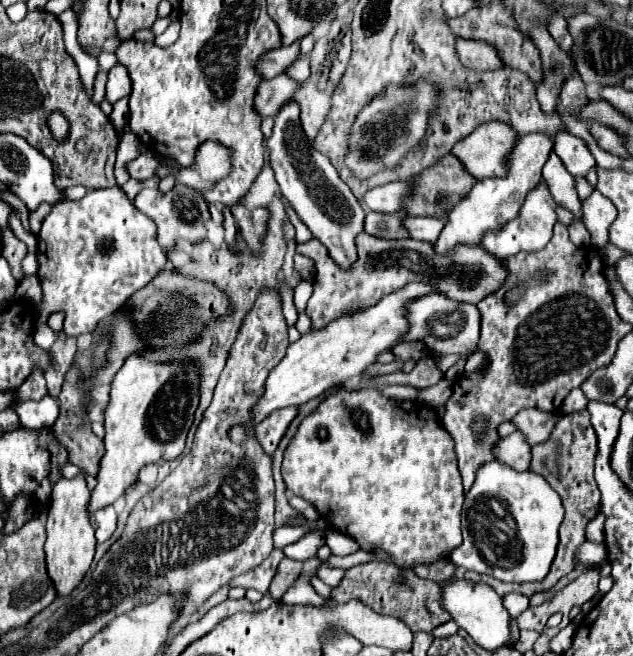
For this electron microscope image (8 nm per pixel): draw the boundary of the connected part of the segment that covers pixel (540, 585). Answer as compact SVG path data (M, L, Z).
M587 410L573 412L573 414L563 414L551 434L551 438L543 444L533 446L533 460L531 460L531 470L545 476L547 482L559 492L563 498L565 506L565 520L559 528L559 548L555 556L555 564L551 566L551 572L539 580L539 582L527 582L527 584L503 584L501 580L495 580L493 576L477 574L477 572L465 572L463 578L471 582L483 582L489 584L499 596L505 596L509 592L521 592L525 596L533 596L535 592L551 589L567 572L571 572L577 564L577 550L585 540L585 526L589 520L593 520L599 510L601 510L601 494L599 486L595 484L595 452L597 452L597 436L595 430L591 428L591 414Z

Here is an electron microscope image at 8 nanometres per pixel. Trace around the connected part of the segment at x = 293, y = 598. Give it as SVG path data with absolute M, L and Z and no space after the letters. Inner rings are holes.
M301 574L281 596L281 602L285 604L317 604L321 606L325 598L321 598L313 586L311 586L311 574Z

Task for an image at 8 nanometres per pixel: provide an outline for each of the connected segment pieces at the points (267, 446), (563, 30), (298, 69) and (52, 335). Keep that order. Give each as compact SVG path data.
M281 408L277 412L273 412L269 418L265 418L263 422L257 424L255 428L255 438L261 444L263 452L267 452L269 456L277 450L279 440L283 438L289 422L297 416L297 408Z
M555 14L549 22L549 32L553 36L553 40L559 44L559 48L563 48L563 52L571 54L571 48L573 48L573 40L571 40L571 34L567 32L567 20L559 14Z
M301 56L299 60L295 60L295 64L291 64L287 68L287 74L297 80L297 82L303 82L307 80L307 76L311 76L311 68L309 68L309 60L305 56Z
M44 323L36 326L33 339L35 345L40 348L49 349L49 347L57 340L58 335L59 332L54 332L47 323Z

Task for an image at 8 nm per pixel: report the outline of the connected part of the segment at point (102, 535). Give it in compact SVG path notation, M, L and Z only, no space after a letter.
M101 508L91 514L91 526L95 530L97 544L109 540L117 528L117 514L113 508Z

